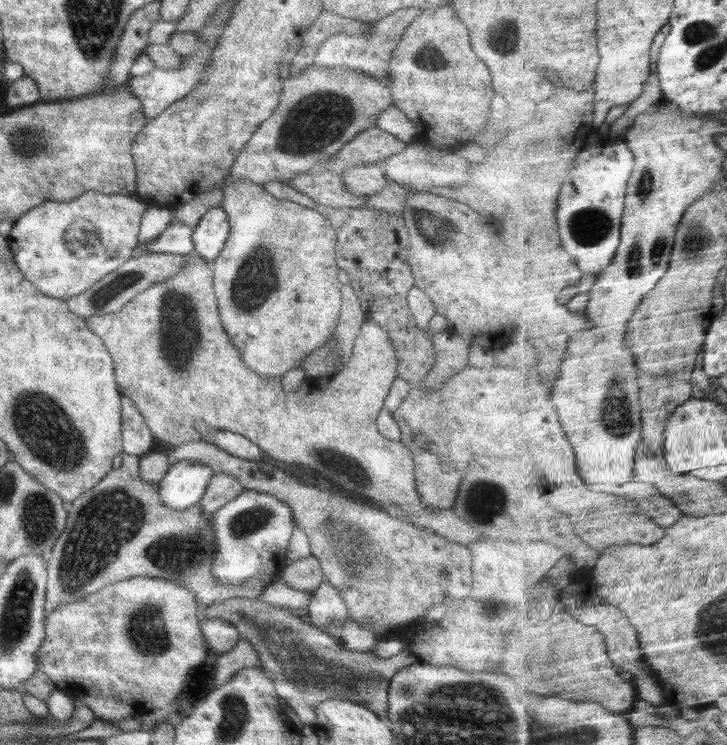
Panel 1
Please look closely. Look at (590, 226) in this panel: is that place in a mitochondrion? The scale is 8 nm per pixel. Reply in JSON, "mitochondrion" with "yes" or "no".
{"mitochondrion":"yes"}

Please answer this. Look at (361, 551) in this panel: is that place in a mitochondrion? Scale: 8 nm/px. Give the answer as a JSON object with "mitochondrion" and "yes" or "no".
{"mitochondrion":"yes"}

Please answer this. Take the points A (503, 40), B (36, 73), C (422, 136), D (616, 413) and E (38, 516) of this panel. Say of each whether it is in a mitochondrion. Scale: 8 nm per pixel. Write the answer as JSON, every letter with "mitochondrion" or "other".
{"A":"other","B":"other","C":"other","D":"mitochondrion","E":"mitochondrion"}

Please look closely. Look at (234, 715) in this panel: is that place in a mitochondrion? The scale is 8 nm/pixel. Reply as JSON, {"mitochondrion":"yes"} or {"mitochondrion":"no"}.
{"mitochondrion":"yes"}

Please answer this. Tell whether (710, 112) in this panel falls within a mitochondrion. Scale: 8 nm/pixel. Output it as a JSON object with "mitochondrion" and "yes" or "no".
{"mitochondrion":"no"}

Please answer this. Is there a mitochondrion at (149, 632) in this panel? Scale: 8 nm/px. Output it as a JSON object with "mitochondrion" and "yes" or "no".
{"mitochondrion":"yes"}

